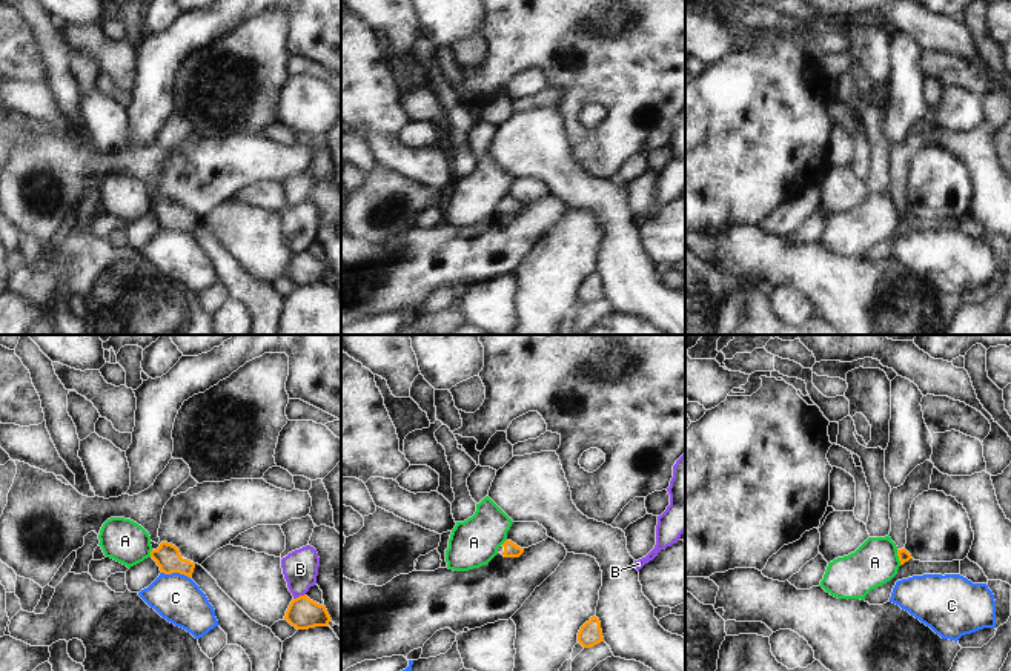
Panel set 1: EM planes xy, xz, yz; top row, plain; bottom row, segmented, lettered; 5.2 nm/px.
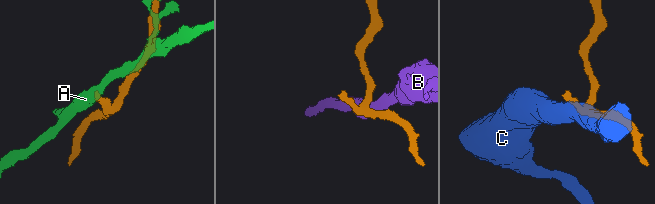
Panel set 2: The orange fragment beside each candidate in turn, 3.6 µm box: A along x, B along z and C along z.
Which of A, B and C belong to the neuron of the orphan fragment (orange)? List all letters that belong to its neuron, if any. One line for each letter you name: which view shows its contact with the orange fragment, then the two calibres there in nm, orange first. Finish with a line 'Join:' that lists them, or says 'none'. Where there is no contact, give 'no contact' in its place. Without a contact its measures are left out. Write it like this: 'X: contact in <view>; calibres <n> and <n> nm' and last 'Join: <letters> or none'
Join: none

